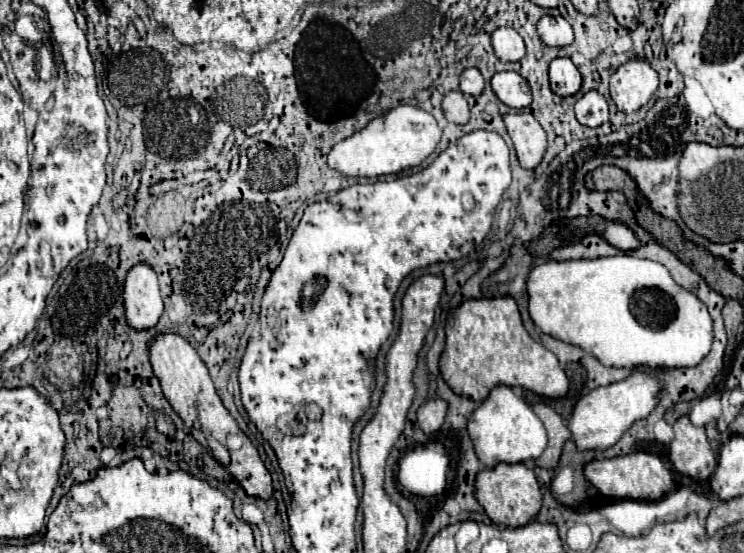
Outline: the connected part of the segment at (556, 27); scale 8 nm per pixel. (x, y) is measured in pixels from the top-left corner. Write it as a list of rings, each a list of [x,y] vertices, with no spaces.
[[[542,16],[538,22],[538,34],[546,46],[568,46],[574,40],[570,24],[562,16]]]

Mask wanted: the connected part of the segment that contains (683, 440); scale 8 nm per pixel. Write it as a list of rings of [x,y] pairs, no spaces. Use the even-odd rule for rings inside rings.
[[[688,416],[674,424],[674,440],[670,442],[670,462],[680,474],[694,480],[706,480],[716,468],[716,454],[706,438],[704,428],[692,426]]]

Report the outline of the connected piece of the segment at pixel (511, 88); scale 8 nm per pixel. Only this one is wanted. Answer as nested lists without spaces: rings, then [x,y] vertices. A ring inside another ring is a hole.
[[[496,72],[492,90],[510,108],[526,108],[532,102],[530,86],[518,72]]]

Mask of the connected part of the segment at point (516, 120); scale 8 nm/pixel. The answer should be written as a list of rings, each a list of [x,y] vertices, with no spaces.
[[[530,112],[504,114],[506,130],[516,148],[522,168],[536,168],[546,152],[546,132]]]

